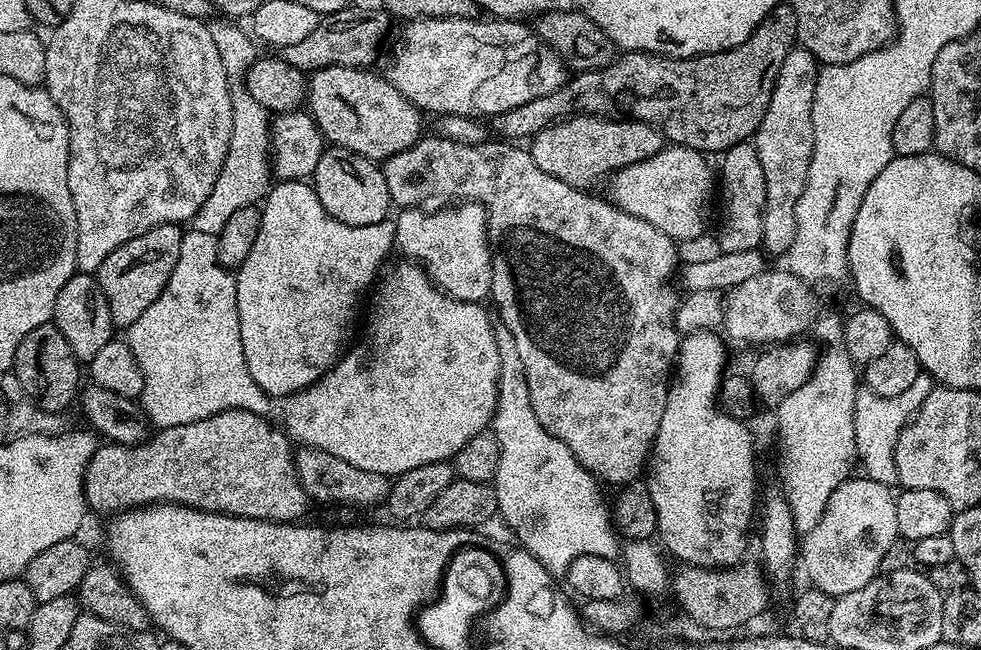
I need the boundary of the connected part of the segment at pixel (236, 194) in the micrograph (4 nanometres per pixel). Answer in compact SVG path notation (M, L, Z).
M224 22L228 24L211 25L212 37L214 42L222 46L222 55L224 57L224 69L228 75L228 89L232 95L232 129L230 130L230 146L226 154L226 162L222 162L222 170L218 174L218 182L214 182L214 190L206 198L206 202L202 202L202 206L192 215L190 221L191 230L202 230L202 234L210 234L219 237L220 232L226 226L226 222L230 222L230 214L234 214L234 210L242 210L243 208L251 208L259 205L261 201L267 197L270 189L273 187L272 168L268 165L268 119L270 113L268 109L254 100L253 95L247 85L244 84L244 76L248 73L248 68L254 66L254 62L258 59L258 44L255 39L247 31L244 32L239 28L239 23Z

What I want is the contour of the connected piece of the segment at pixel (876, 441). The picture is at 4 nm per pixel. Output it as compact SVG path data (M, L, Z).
M921 370L914 378L914 386L906 386L902 394L894 398L882 398L867 390L856 393L854 402L854 442L859 467L864 467L863 475L874 482L892 486L896 479L896 443L905 424L916 415L920 403L932 392L934 381L927 372Z

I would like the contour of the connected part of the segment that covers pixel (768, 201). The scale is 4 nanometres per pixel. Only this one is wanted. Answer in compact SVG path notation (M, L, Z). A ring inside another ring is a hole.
M797 46L790 50L790 54L786 54L786 58L782 62L782 70L778 70L772 97L766 106L766 114L754 137L758 162L762 162L762 170L759 175L764 179L764 209L760 212L760 236L764 239L763 247L769 253L771 253L770 251L787 253L789 246L794 242L798 198L802 198L802 190L808 184L808 171L814 154L812 107L814 106L817 71L818 61L806 49Z

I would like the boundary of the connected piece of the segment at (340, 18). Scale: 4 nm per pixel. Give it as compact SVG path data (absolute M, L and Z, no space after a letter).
M348 10L329 19L332 20L329 24L328 21L322 22L316 27L314 34L309 34L303 42L282 49L282 59L305 74L330 66L368 68L380 48L380 43L384 40L384 35L388 32L388 23L390 23L387 11L379 11L352 13L352 10Z

